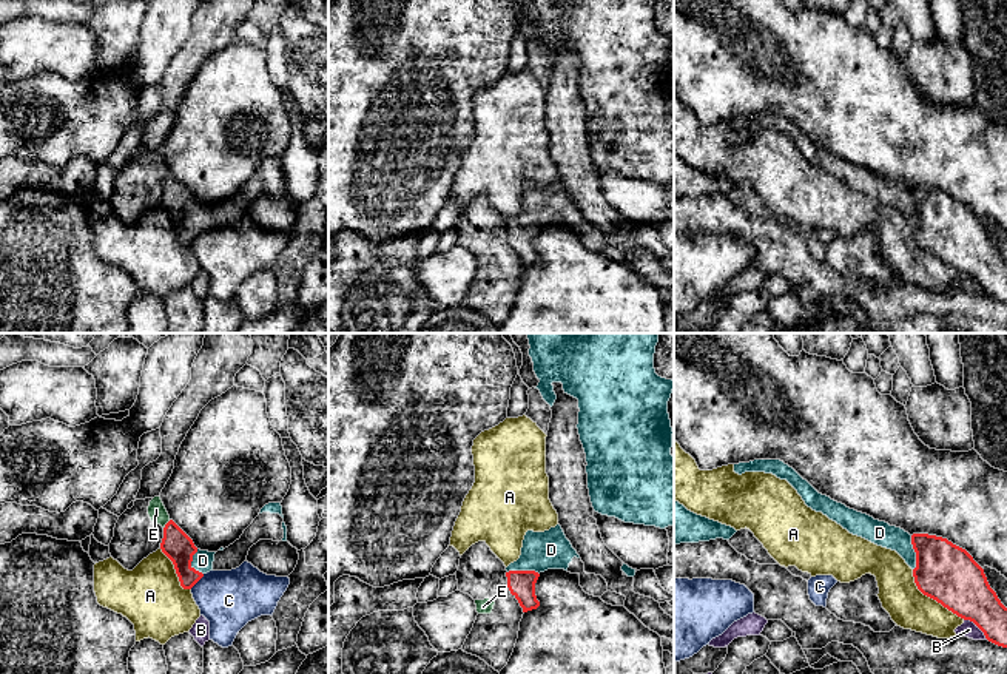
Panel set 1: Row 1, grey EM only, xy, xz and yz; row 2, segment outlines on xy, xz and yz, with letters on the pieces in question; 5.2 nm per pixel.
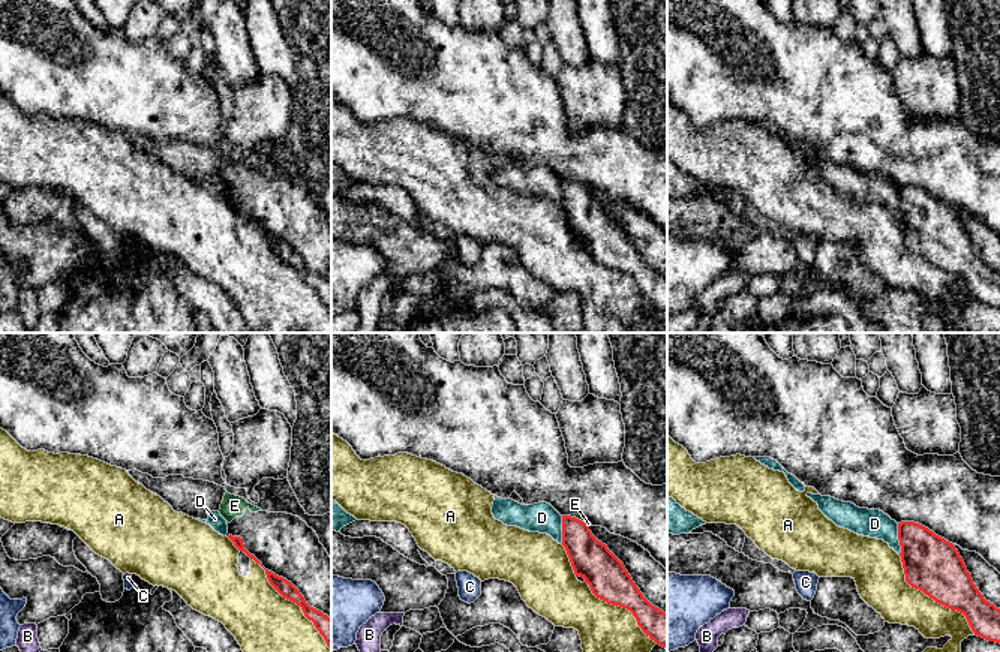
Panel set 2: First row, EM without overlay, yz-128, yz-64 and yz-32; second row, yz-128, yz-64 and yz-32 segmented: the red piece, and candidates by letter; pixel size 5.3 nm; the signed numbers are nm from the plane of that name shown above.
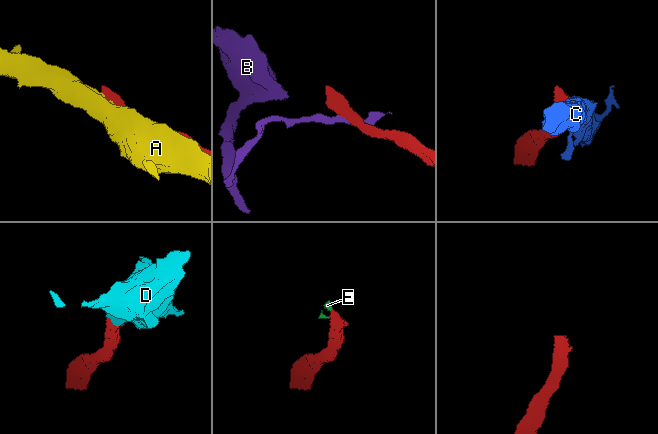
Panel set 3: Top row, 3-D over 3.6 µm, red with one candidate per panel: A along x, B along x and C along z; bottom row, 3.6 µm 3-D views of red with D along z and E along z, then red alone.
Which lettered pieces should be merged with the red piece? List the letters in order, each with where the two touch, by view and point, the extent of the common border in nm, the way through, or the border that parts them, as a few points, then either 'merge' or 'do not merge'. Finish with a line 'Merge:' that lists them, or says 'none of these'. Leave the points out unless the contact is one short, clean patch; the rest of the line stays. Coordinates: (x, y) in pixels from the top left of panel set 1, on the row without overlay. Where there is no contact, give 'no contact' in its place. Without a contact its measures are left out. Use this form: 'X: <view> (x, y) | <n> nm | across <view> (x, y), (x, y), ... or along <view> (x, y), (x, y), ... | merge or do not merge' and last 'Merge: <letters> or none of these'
A: yz (932, 252) | 380 nm | do not merge
B: yz (976, 279) | 170 nm | along yz (964, 273), (969, 273), (987, 293) | do not merge
C: xy (196, 236) | 110 nm | do not merge
D: yz (915, 205) | 180 nm | across yz (946, 227), (929, 210), (915, 205), (899, 195), (879, 187) | merge
E: xy (165, 179) | 60 nm | along xy (170, 175), (164, 182) | do not merge
Merge: D

